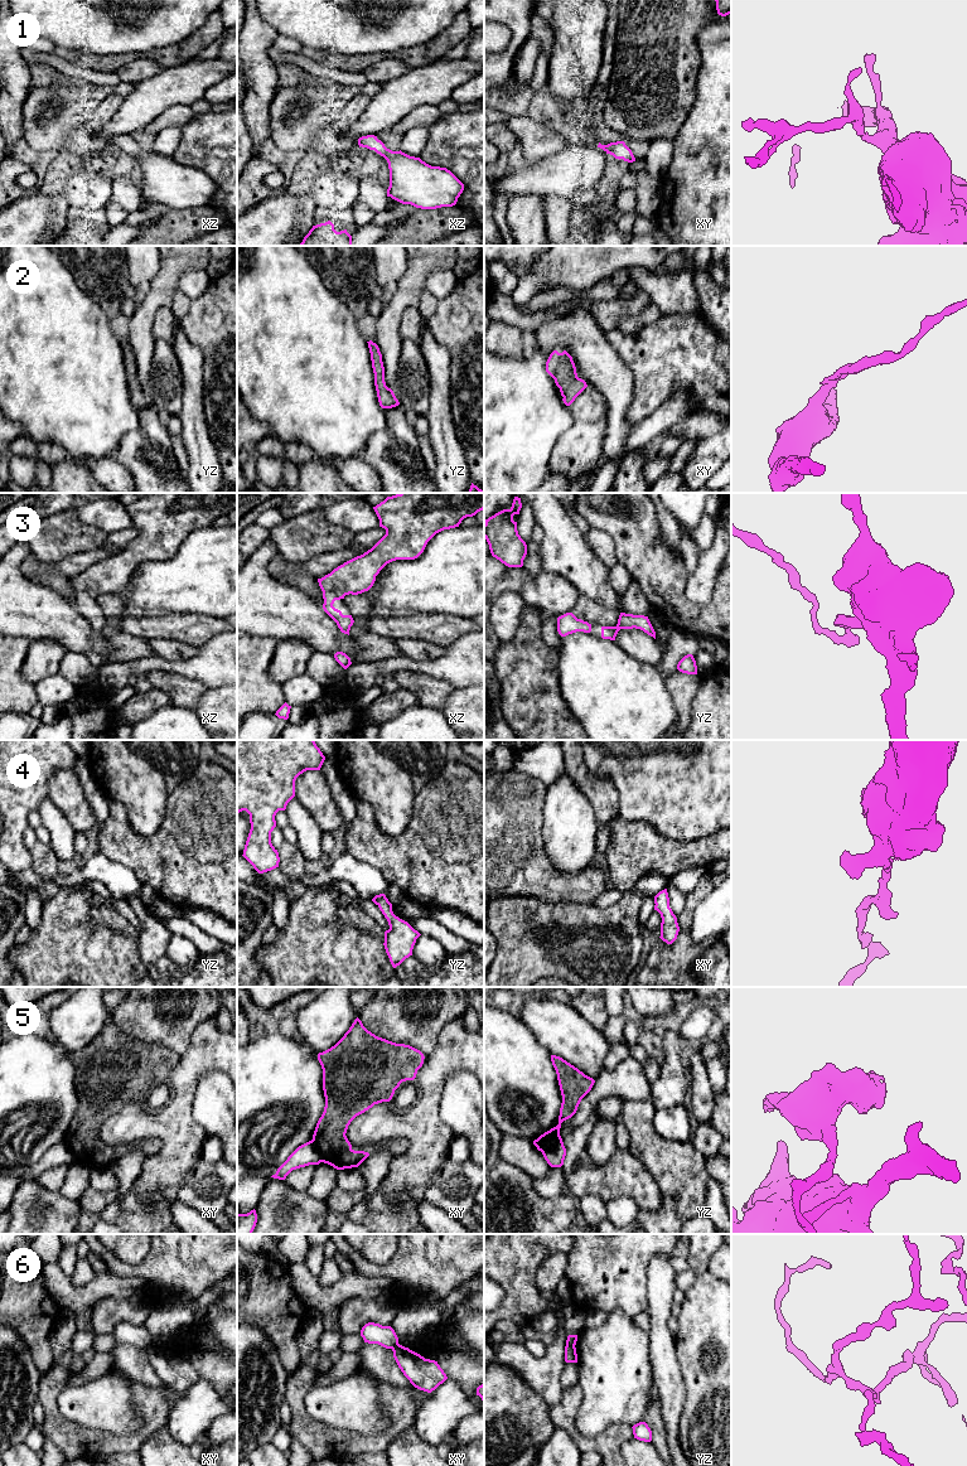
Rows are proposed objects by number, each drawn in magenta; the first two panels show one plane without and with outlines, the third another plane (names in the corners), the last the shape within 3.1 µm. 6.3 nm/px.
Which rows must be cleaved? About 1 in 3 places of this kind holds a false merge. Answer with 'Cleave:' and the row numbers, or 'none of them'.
Cleave: 5, 6

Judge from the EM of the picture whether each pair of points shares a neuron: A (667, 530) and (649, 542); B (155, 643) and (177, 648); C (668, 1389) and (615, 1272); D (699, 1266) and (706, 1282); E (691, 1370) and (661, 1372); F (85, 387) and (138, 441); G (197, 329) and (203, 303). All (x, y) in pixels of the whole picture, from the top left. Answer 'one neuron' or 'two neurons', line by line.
A: two neurons
B: one neuron
C: two neurons
D: two neurons
E: two neurons
F: two neurons
G: one neuron

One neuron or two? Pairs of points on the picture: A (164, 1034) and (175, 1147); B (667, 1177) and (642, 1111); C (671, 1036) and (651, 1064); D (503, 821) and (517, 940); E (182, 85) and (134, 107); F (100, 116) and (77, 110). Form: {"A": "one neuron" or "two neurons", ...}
{"A": "two neurons", "B": "one neuron", "C": "two neurons", "D": "two neurons", "E": "one neuron", "F": "two neurons"}

